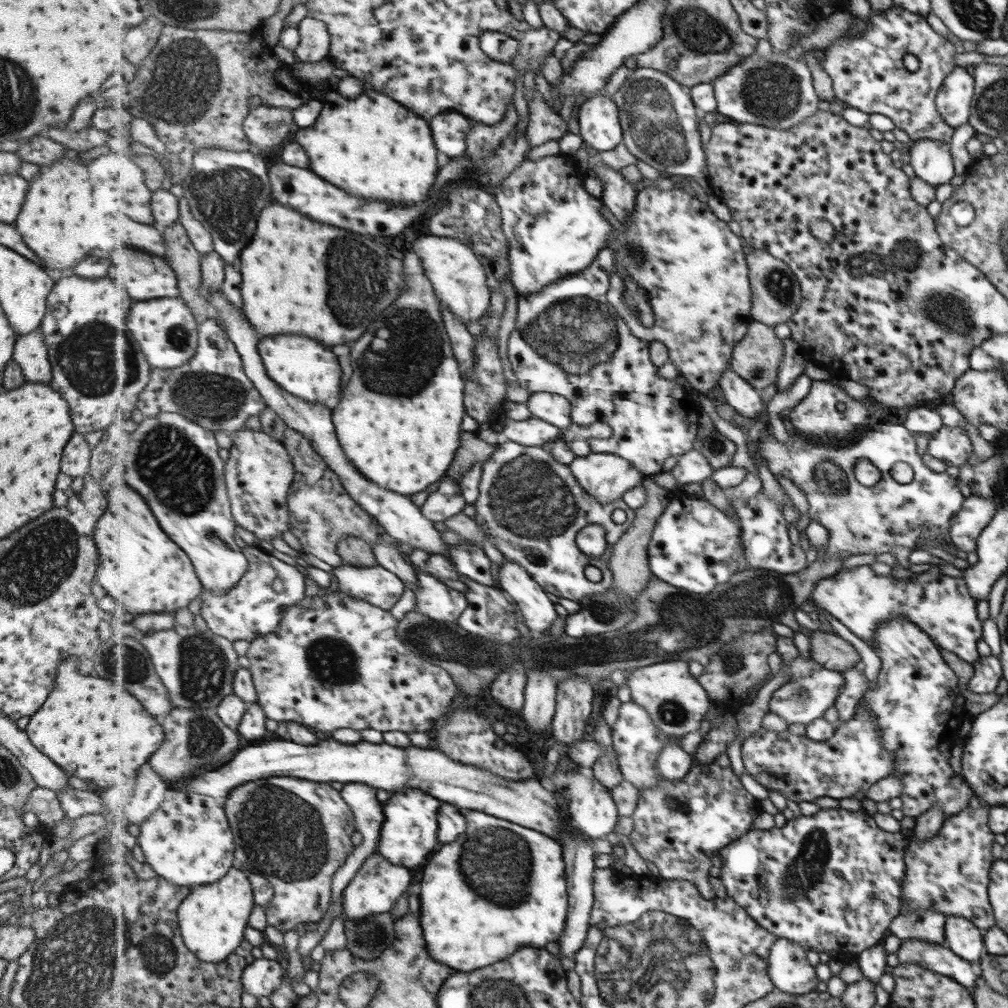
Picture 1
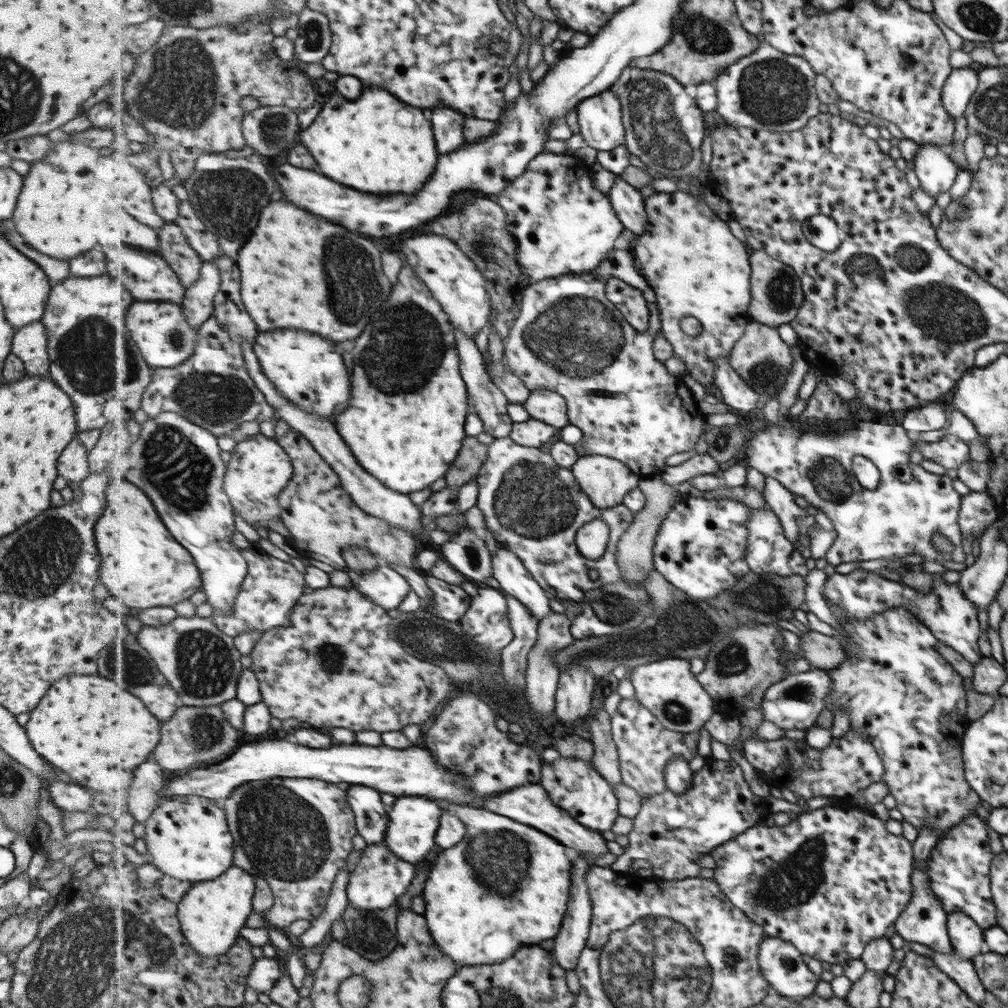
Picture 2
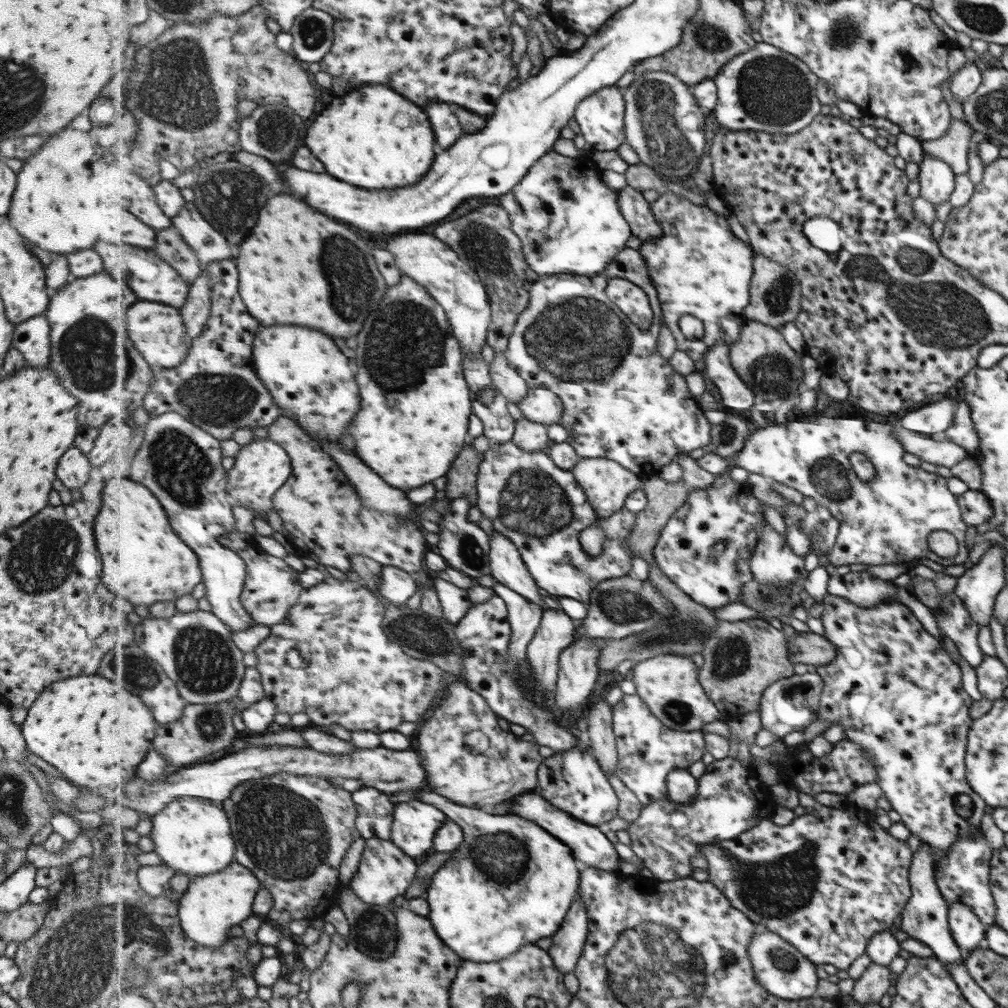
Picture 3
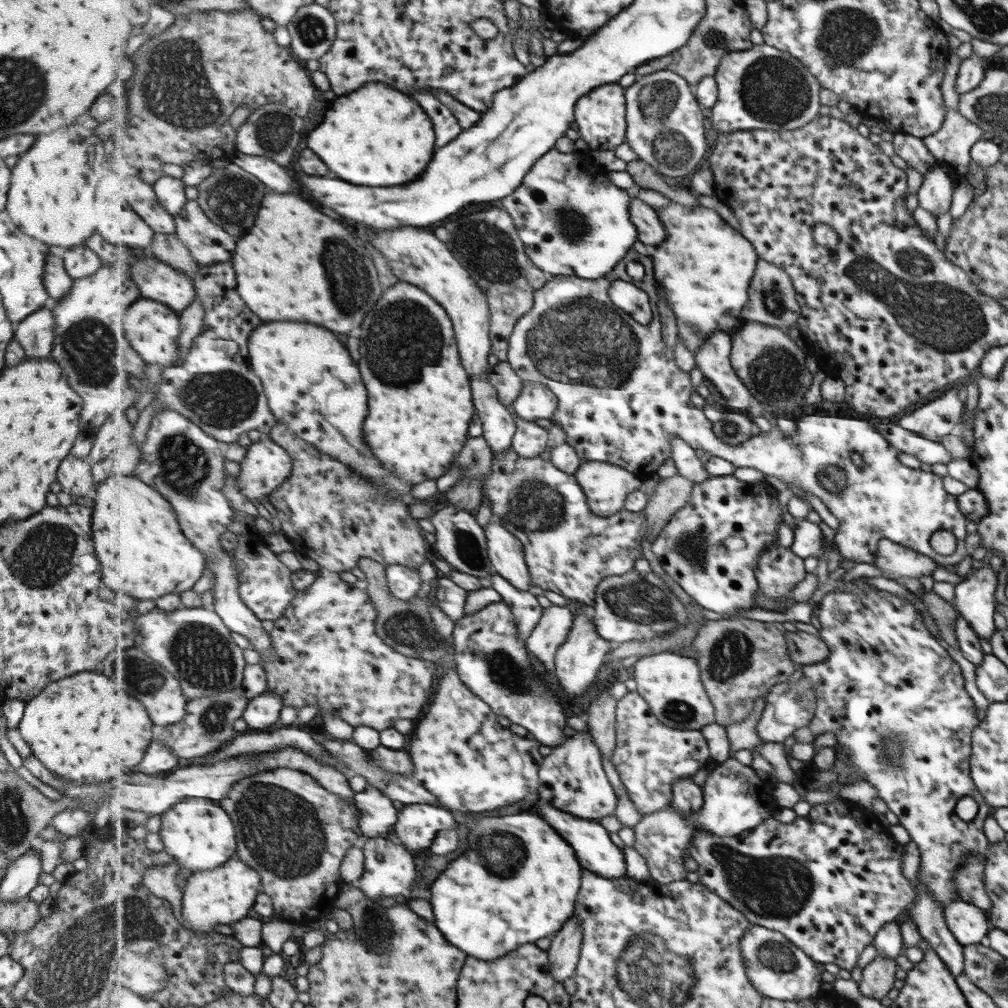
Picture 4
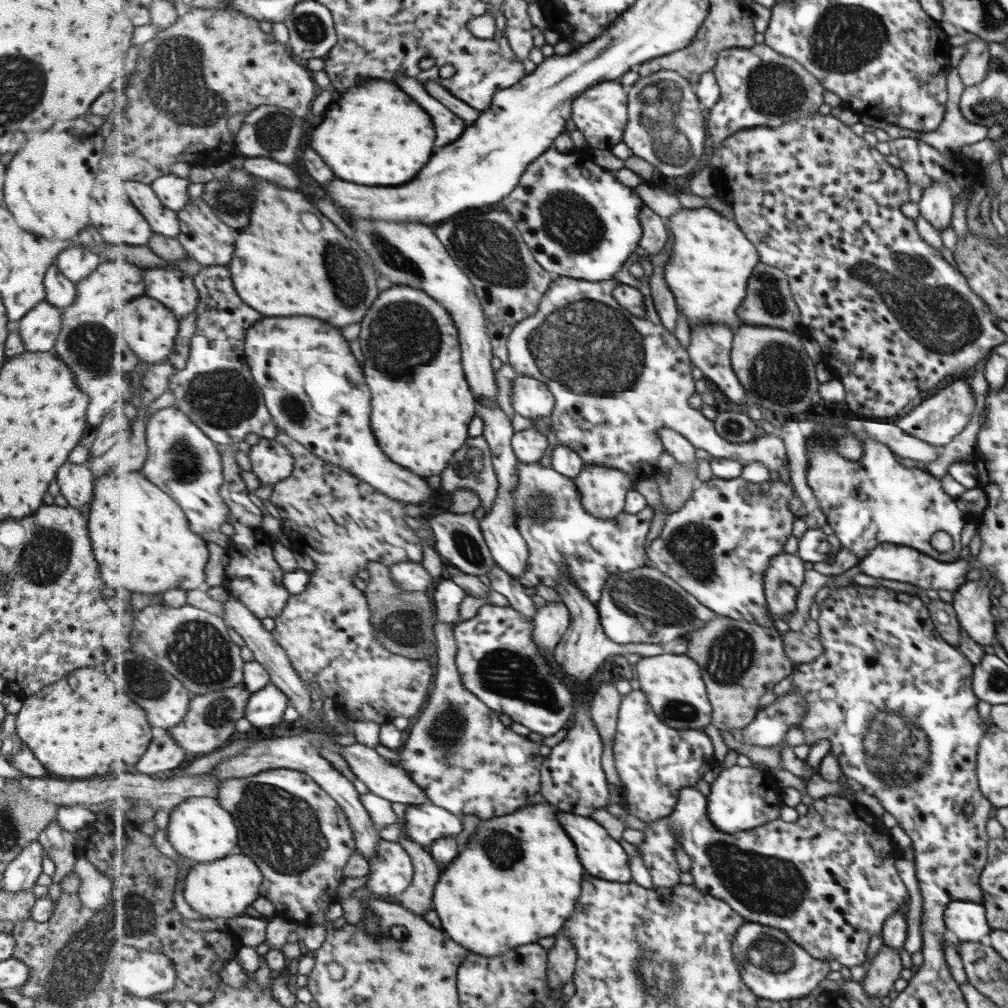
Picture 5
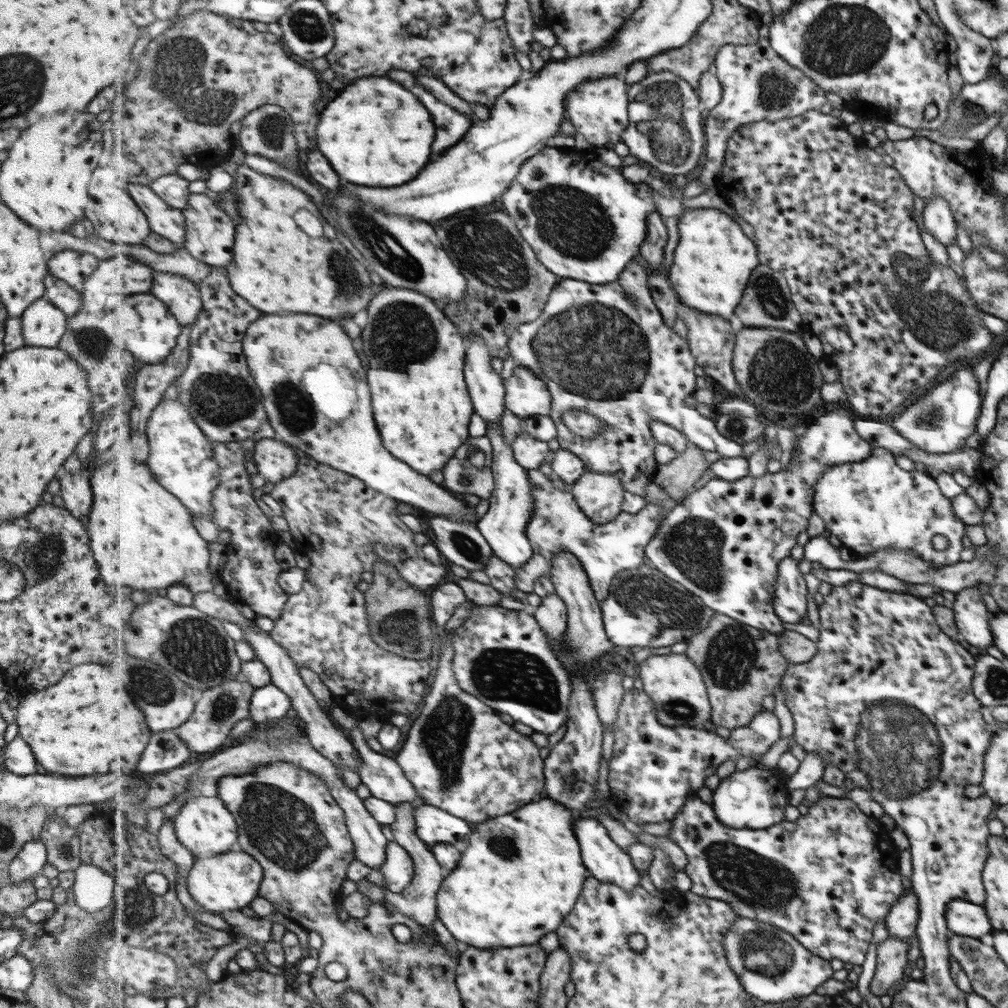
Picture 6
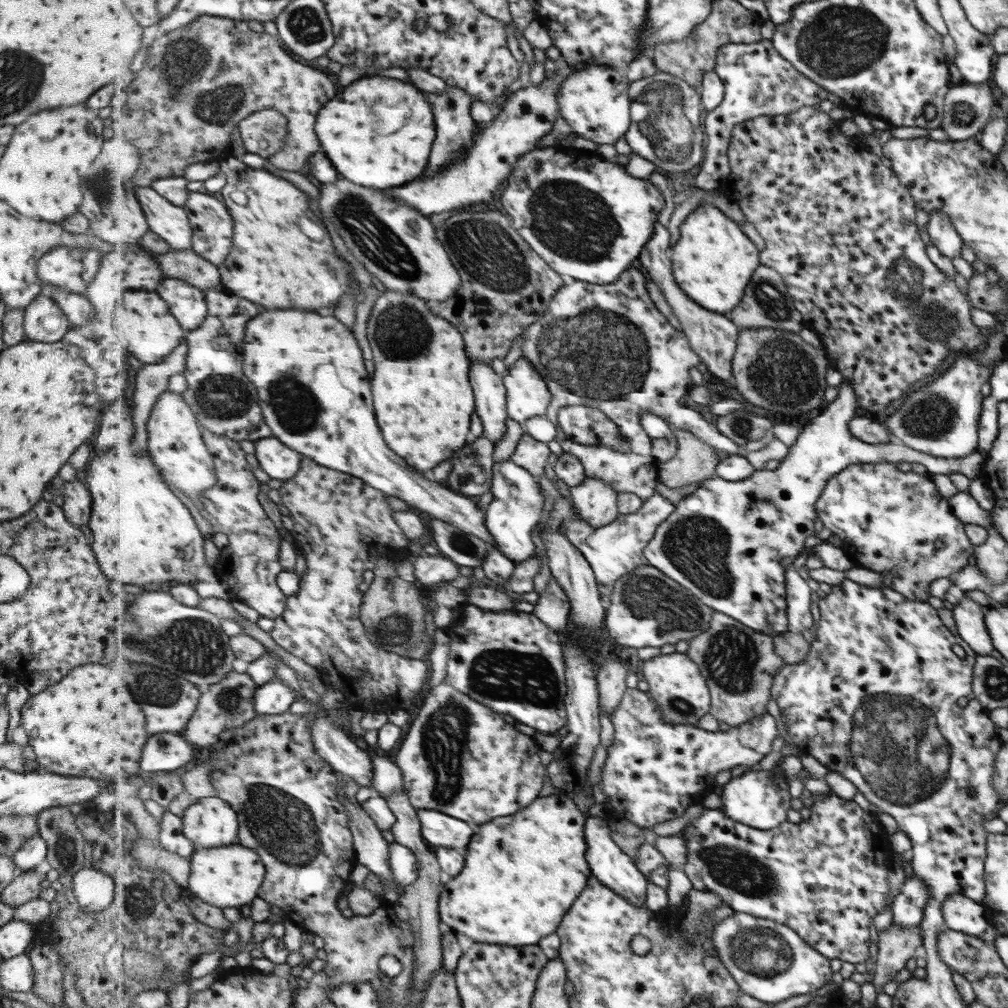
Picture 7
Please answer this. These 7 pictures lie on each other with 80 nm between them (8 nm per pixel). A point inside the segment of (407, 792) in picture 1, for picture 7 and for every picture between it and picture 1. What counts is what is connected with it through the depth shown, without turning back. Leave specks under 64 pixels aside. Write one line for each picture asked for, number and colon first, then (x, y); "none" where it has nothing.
2: (412, 832)
3: (416, 824)
4: (418, 826)
5: (426, 823)
6: (435, 826)
7: (438, 829)

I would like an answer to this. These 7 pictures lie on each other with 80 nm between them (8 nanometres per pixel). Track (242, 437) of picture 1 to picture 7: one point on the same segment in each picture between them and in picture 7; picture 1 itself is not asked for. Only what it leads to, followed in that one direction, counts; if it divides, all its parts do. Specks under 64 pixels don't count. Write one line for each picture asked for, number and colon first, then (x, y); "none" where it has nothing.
2: (260, 468)
3: (263, 466)
4: (268, 465)
5: (273, 463)
6: (277, 461)
7: (280, 461)

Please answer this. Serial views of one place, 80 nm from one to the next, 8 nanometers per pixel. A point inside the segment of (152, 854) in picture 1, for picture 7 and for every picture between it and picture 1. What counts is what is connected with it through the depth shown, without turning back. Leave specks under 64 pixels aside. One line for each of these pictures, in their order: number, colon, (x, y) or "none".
2: (189, 838)
3: (193, 835)
4: (199, 833)
5: (201, 829)
6: (205, 825)
7: (211, 822)

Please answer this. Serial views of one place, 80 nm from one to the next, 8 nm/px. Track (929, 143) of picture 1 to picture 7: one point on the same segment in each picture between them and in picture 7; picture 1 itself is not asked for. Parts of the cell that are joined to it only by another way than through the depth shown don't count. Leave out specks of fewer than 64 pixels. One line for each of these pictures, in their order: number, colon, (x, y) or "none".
2: (935, 172)
3: (935, 177)
4: (934, 194)
5: (935, 204)
6: (937, 219)
7: (941, 232)

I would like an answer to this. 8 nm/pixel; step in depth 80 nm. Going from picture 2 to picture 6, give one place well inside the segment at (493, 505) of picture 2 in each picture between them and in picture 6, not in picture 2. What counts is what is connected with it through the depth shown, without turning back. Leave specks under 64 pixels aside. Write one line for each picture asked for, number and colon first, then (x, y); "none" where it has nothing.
3: (542, 508)
4: (570, 550)
5: (565, 540)
6: (606, 550)

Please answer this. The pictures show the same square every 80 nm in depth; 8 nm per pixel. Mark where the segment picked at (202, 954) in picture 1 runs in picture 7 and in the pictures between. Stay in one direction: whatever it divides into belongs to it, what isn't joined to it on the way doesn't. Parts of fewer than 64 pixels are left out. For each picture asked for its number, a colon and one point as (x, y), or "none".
2: (212, 912)
3: (212, 904)
4: (223, 895)
5: (223, 889)
6: (231, 880)
7: (227, 877)

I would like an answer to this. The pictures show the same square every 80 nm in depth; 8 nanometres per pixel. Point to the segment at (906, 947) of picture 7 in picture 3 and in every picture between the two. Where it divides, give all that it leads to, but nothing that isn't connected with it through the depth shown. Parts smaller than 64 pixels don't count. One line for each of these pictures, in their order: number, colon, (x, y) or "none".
3: (873, 982)
4: (877, 977)
5: (885, 968)
6: (891, 953)

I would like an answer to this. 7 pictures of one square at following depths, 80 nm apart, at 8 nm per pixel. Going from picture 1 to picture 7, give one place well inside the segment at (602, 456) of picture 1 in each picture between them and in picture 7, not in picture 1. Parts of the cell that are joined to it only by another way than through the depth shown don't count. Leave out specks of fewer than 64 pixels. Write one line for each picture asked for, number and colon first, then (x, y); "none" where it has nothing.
2: (607, 481)
3: (608, 484)
4: (607, 486)
5: (604, 490)
6: (601, 496)
7: (595, 500)

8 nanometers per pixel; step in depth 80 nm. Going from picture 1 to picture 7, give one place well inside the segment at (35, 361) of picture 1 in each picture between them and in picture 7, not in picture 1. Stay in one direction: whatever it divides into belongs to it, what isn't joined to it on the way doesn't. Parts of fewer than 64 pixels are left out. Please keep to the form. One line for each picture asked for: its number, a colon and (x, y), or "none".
2: (29, 342)
3: (31, 337)
4: (35, 333)
5: (38, 328)
6: (42, 325)
7: (43, 321)

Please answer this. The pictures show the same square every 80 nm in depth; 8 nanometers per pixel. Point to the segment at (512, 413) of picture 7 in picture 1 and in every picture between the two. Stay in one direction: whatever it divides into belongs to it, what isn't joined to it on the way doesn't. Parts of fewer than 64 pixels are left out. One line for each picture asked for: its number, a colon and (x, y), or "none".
1: (555, 409)
2: (550, 407)
3: (541, 405)
4: (537, 401)
5: (532, 398)
6: (527, 395)

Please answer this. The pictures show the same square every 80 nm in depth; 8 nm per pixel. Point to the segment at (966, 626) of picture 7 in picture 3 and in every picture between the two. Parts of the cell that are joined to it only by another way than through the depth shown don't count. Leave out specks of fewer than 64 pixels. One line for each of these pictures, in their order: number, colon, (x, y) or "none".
3: (977, 586)
4: (973, 599)
5: (970, 602)
6: (971, 617)

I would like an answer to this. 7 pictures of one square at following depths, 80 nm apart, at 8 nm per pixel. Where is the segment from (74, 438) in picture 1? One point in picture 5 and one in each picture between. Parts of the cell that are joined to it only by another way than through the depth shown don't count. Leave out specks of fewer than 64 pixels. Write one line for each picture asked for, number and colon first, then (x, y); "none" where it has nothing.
2: (72, 465)
3: (73, 469)
4: (75, 475)
5: (75, 481)

